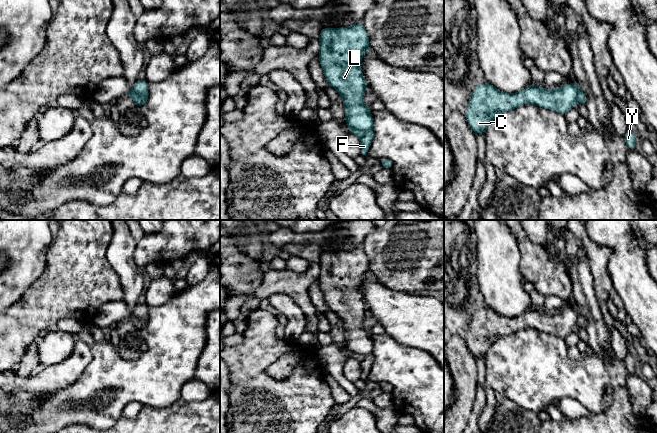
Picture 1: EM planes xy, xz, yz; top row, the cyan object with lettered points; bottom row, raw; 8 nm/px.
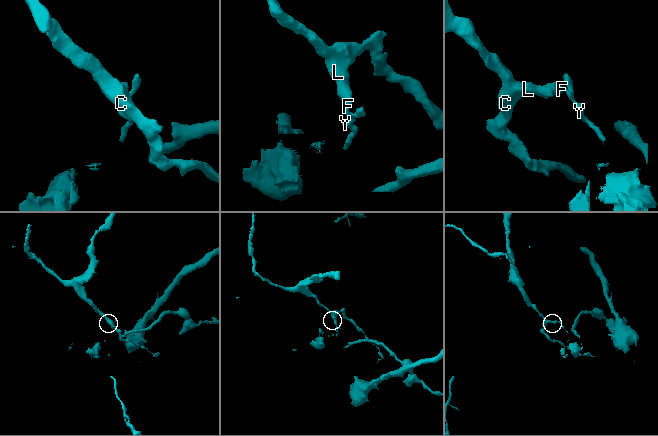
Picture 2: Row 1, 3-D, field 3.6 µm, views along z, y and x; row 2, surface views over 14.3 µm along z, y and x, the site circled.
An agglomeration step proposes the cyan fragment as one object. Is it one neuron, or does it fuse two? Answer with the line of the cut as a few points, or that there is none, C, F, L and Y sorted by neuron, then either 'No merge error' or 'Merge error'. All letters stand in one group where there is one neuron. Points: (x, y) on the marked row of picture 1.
Split along xz (350, 128), (358, 130), (371, 129). Groups: C L / F Y. Merge error

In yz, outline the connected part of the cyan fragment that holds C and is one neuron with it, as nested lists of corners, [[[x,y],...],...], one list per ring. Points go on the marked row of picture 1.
[[[489,82],[477,84],[468,101],[465,117],[475,134],[485,134],[489,124],[500,113],[515,109],[522,104],[530,103],[566,114],[575,107],[574,103],[578,98],[579,91],[580,87],[577,82],[549,90],[532,84],[513,94],[499,91]]]

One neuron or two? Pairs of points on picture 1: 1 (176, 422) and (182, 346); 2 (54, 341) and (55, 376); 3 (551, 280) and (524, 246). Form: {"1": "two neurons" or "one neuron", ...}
{"1": "two neurons", "2": "two neurons", "3": "one neuron"}

